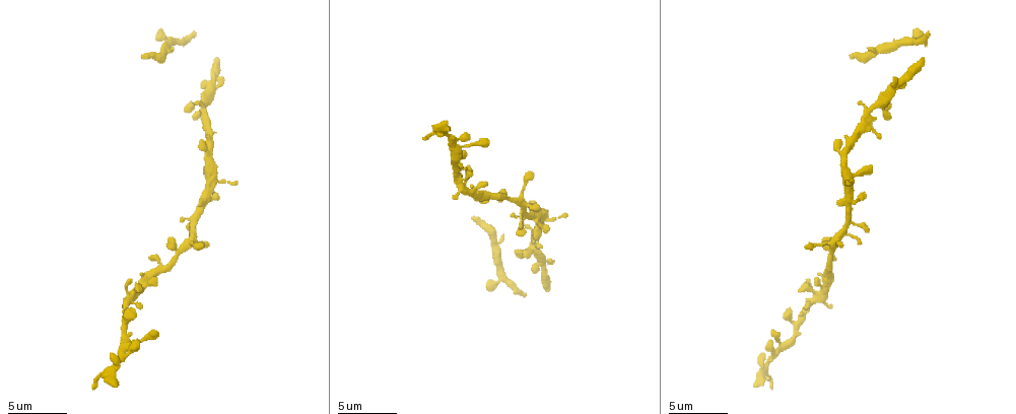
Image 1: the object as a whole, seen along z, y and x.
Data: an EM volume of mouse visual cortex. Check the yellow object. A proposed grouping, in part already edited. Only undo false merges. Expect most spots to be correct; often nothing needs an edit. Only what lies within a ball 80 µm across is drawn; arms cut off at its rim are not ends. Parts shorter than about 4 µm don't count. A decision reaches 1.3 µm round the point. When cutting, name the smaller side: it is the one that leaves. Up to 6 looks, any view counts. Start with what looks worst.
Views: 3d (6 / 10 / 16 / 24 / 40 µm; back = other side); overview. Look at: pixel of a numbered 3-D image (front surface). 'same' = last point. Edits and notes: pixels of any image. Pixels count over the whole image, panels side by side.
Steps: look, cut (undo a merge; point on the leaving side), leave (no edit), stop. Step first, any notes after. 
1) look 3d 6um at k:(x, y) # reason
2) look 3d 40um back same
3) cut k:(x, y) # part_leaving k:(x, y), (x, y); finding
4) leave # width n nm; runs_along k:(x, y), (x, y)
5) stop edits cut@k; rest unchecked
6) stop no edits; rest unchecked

look 3d 6um at 1:(868, 53) # three-way junction

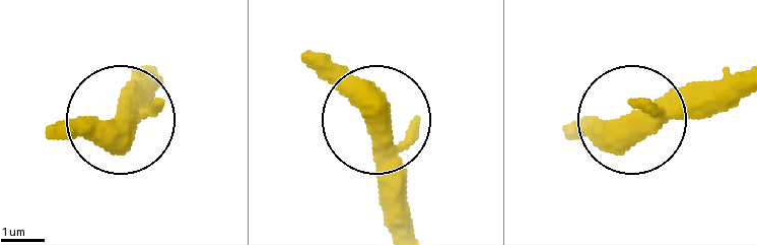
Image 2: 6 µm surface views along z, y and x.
leave # arms 3; continuous, no second neuron

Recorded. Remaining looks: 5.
look 3d 6um at 1:(543, 217) # four arms meet

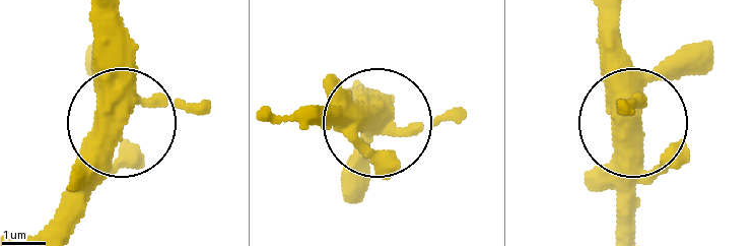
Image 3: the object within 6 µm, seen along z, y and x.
leave # side_arm 24 um; runs_along 3:(106, 102), (124, 109), (114, 21); all the same neuron

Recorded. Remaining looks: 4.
look 3d 10um at 1:(124, 332) # three arms meet

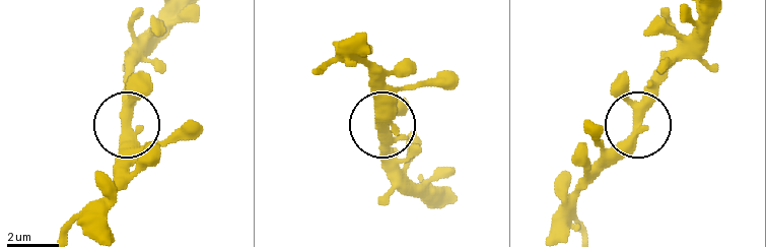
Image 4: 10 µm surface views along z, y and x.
look 3d 6um at 4:(385, 126) # zoom in

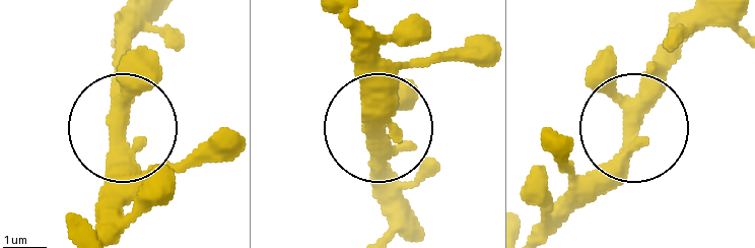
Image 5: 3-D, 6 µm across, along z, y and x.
leave # width 340 nm; runs_along 5:(408, 204), (375, 131), (375, 33); continuous, no second neuron

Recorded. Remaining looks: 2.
stop no edits; rest unchecked

